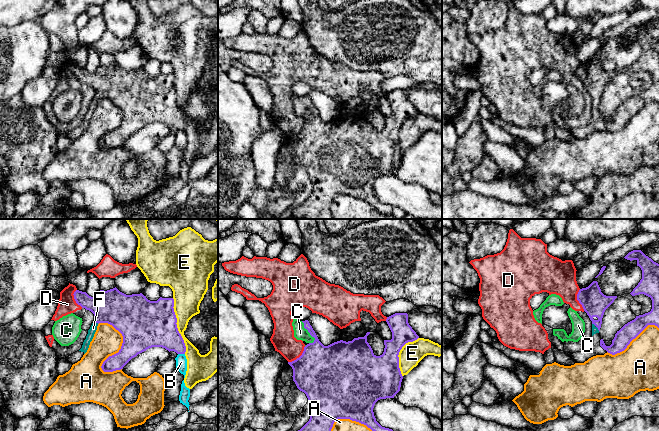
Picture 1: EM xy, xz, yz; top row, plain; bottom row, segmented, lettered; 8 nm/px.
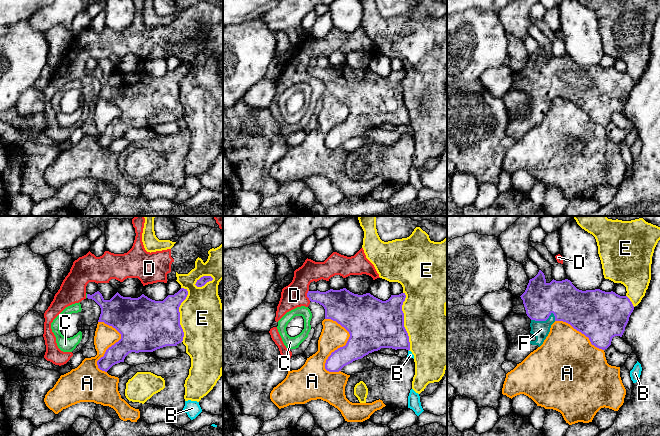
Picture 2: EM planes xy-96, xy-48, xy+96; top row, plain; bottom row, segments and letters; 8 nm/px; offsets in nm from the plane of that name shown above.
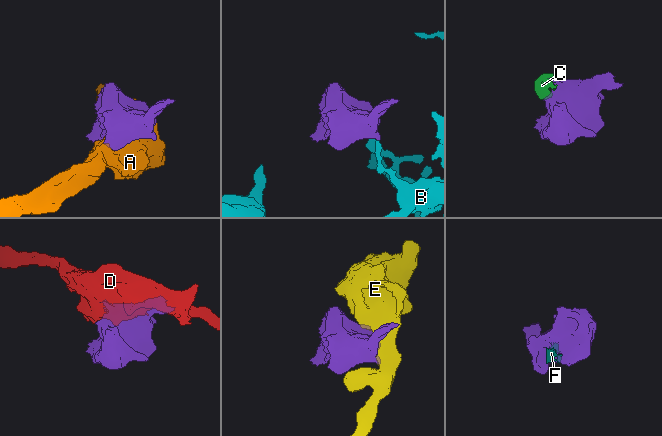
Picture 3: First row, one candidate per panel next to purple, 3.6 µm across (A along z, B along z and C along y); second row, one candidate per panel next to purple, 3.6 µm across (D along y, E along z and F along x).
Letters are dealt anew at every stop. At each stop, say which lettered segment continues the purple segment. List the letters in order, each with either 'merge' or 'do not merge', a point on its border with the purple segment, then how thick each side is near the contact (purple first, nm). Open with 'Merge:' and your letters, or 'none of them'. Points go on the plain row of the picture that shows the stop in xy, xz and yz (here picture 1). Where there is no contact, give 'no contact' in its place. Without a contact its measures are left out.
Merge: C, F
A: do not merge | xy (118, 128) | 300/240 nm
B: do not merge | xy (181, 129) | 280/100 nm
C: merge | xz (308, 107) | 260/110 nm
D: do not merge | xz (299, 133) | 460/190 nm
E: do not merge | xy (176, 102) | 380/220 nm
F: merge | xy (96, 98) | 300/60 nm

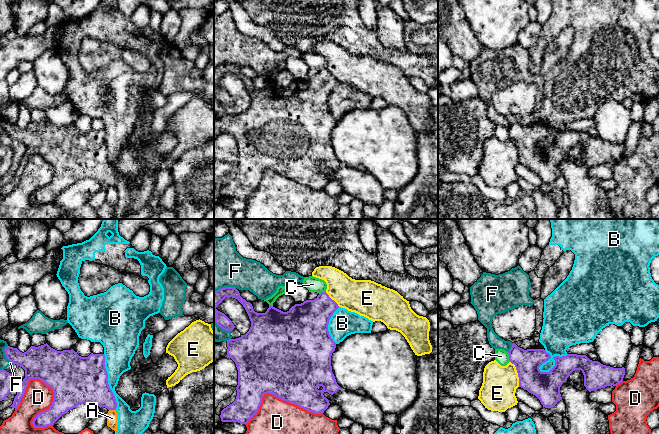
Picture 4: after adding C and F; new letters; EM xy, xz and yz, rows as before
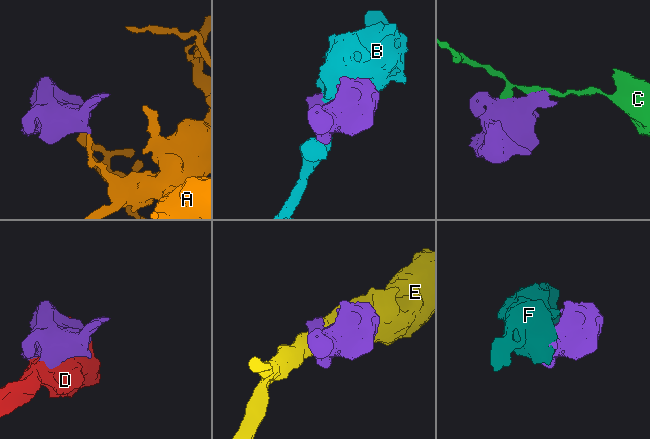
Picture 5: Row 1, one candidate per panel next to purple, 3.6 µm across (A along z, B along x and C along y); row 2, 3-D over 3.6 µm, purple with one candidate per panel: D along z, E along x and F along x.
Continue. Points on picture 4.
Merge: none of them
A: do not merge | xy (112, 185) | 280/100 nm
B: do not merge | yz (553, 133) | 220/320 nm
C: do not merge | yz (509, 133) | 200/110 nm
D: do not merge | xy (49, 184) | 300/240 nm
E: do not merge | yz (518, 150) | 220/280 nm
F: do not merge | xy (5, 130) | 220/80 nm

